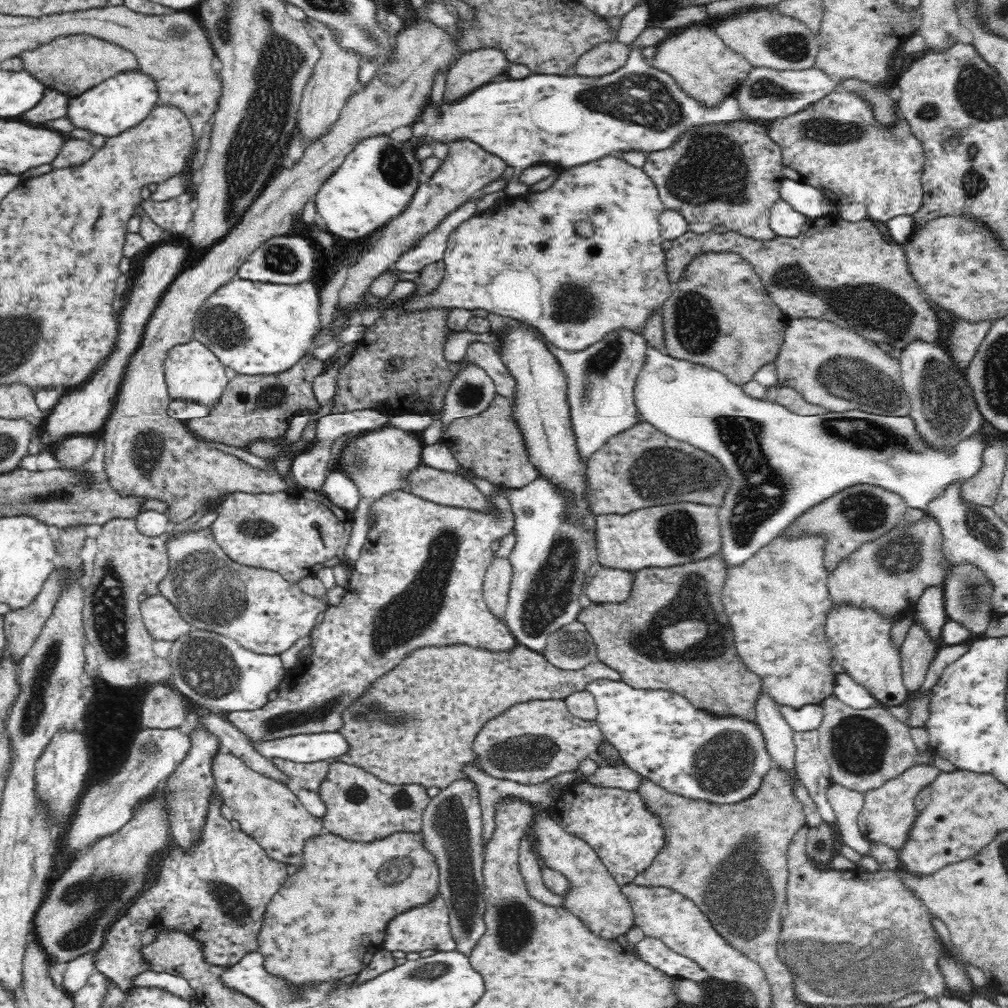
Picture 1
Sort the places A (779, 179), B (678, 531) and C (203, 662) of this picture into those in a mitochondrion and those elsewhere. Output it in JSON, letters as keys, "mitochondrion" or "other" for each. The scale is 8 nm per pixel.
{"A":"other","B":"mitochondrion","C":"mitochondrion"}

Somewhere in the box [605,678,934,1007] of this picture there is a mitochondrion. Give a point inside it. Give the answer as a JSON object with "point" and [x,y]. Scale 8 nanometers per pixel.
{"point":[881,962]}

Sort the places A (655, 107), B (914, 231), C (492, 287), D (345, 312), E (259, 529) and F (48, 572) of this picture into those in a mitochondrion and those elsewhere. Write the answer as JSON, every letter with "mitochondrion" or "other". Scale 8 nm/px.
{"A":"mitochondrion","B":"other","C":"other","D":"other","E":"mitochondrion","F":"other"}

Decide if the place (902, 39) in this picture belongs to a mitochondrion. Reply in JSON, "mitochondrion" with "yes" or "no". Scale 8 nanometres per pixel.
{"mitochondrion":"no"}

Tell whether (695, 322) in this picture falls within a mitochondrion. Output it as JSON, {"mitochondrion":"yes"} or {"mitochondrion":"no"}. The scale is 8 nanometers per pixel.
{"mitochondrion":"yes"}

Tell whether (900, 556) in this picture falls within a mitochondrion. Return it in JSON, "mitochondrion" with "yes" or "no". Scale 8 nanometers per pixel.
{"mitochondrion":"yes"}

